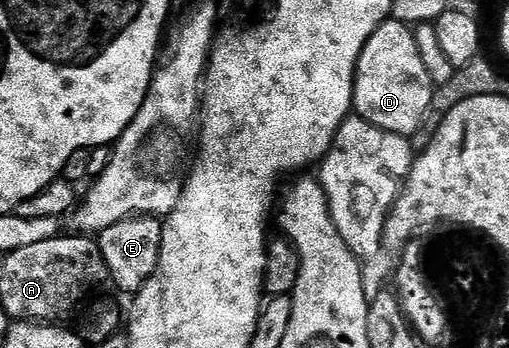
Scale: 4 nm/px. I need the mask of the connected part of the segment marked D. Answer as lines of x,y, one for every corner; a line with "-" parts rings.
395,18
385,20
382,26
378,26
378,30
374,30
374,34
370,34
356,63
356,81
352,95
355,115
382,130
411,138
424,125
426,110
432,101
433,91
434,85
430,74
426,74
426,65
422,62
422,58
418,58
418,42
415,31
405,21

